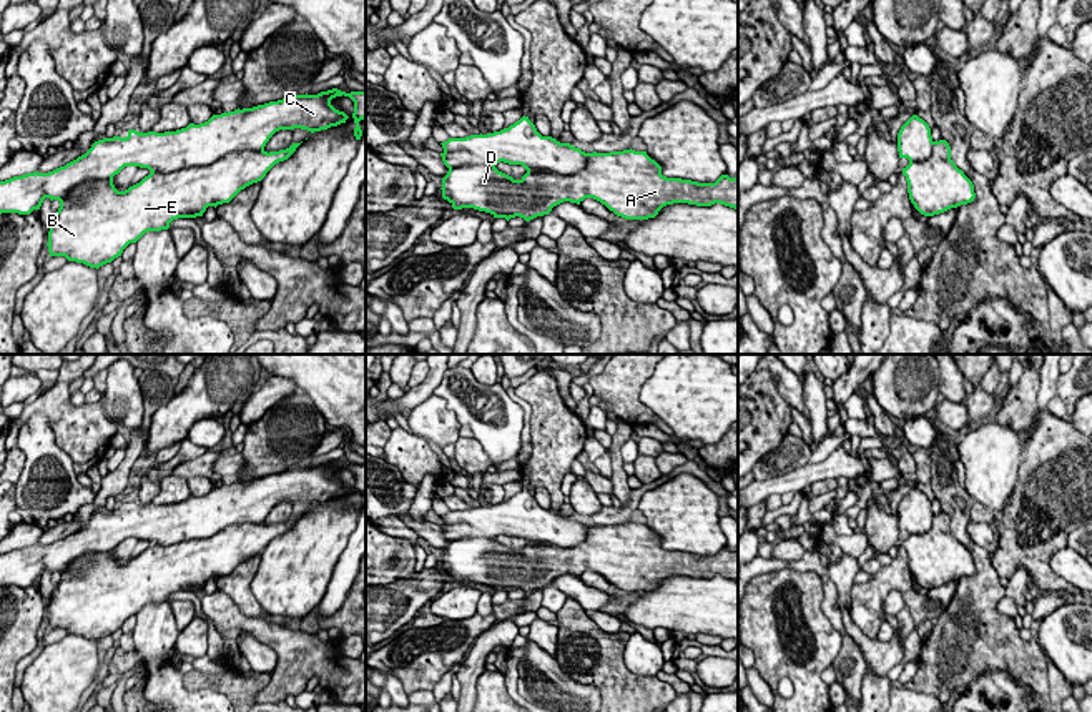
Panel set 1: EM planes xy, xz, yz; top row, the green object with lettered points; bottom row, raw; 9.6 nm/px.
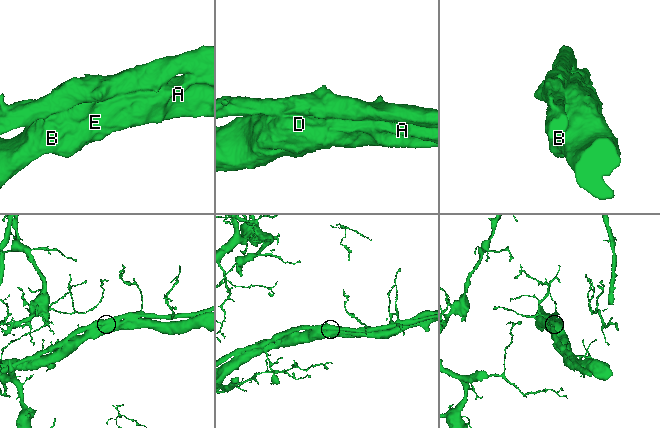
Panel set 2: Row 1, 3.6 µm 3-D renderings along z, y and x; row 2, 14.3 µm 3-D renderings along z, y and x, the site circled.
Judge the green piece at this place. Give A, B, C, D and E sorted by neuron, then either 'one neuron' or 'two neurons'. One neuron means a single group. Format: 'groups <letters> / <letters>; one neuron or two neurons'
groups A B C D E; one neuron

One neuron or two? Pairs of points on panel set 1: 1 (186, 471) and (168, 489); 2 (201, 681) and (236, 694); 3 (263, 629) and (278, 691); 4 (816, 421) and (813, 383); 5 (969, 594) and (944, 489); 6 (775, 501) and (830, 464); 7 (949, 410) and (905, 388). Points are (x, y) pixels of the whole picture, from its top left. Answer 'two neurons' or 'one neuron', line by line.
1: two neurons
2: one neuron
3: one neuron
4: one neuron
5: one neuron
6: two neurons
7: one neuron

